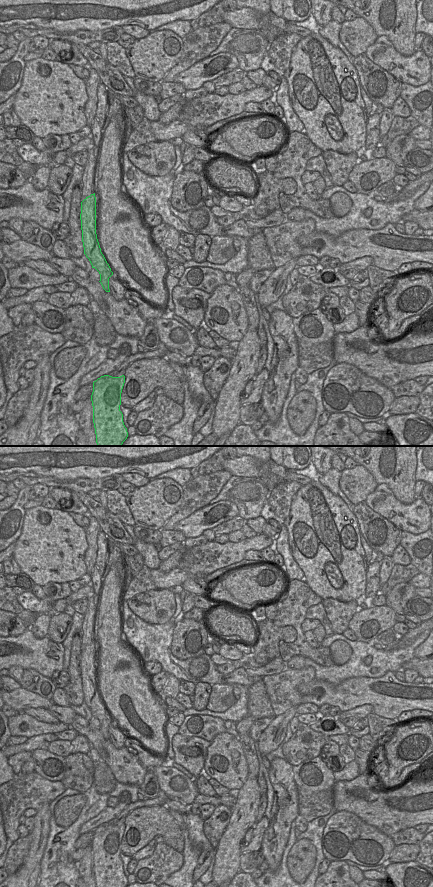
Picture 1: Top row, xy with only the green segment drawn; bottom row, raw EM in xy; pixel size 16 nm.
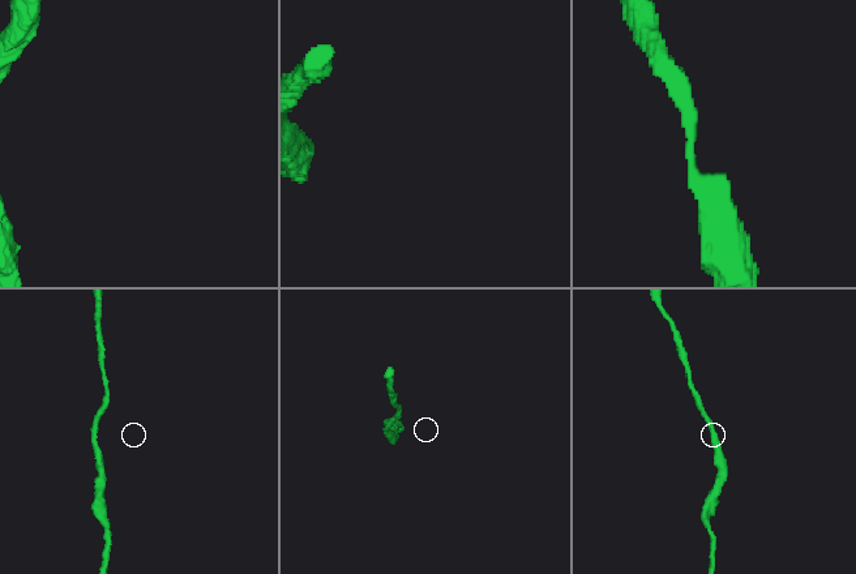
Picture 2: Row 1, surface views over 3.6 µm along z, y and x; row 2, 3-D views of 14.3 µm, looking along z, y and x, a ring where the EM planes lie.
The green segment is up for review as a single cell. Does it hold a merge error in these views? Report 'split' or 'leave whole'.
leave whole

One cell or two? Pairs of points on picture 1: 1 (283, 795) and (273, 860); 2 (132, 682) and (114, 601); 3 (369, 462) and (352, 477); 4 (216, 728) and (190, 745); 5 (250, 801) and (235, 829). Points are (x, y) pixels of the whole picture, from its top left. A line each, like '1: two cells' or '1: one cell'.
1: one cell
2: one cell
3: two cells
4: two cells
5: one cell

